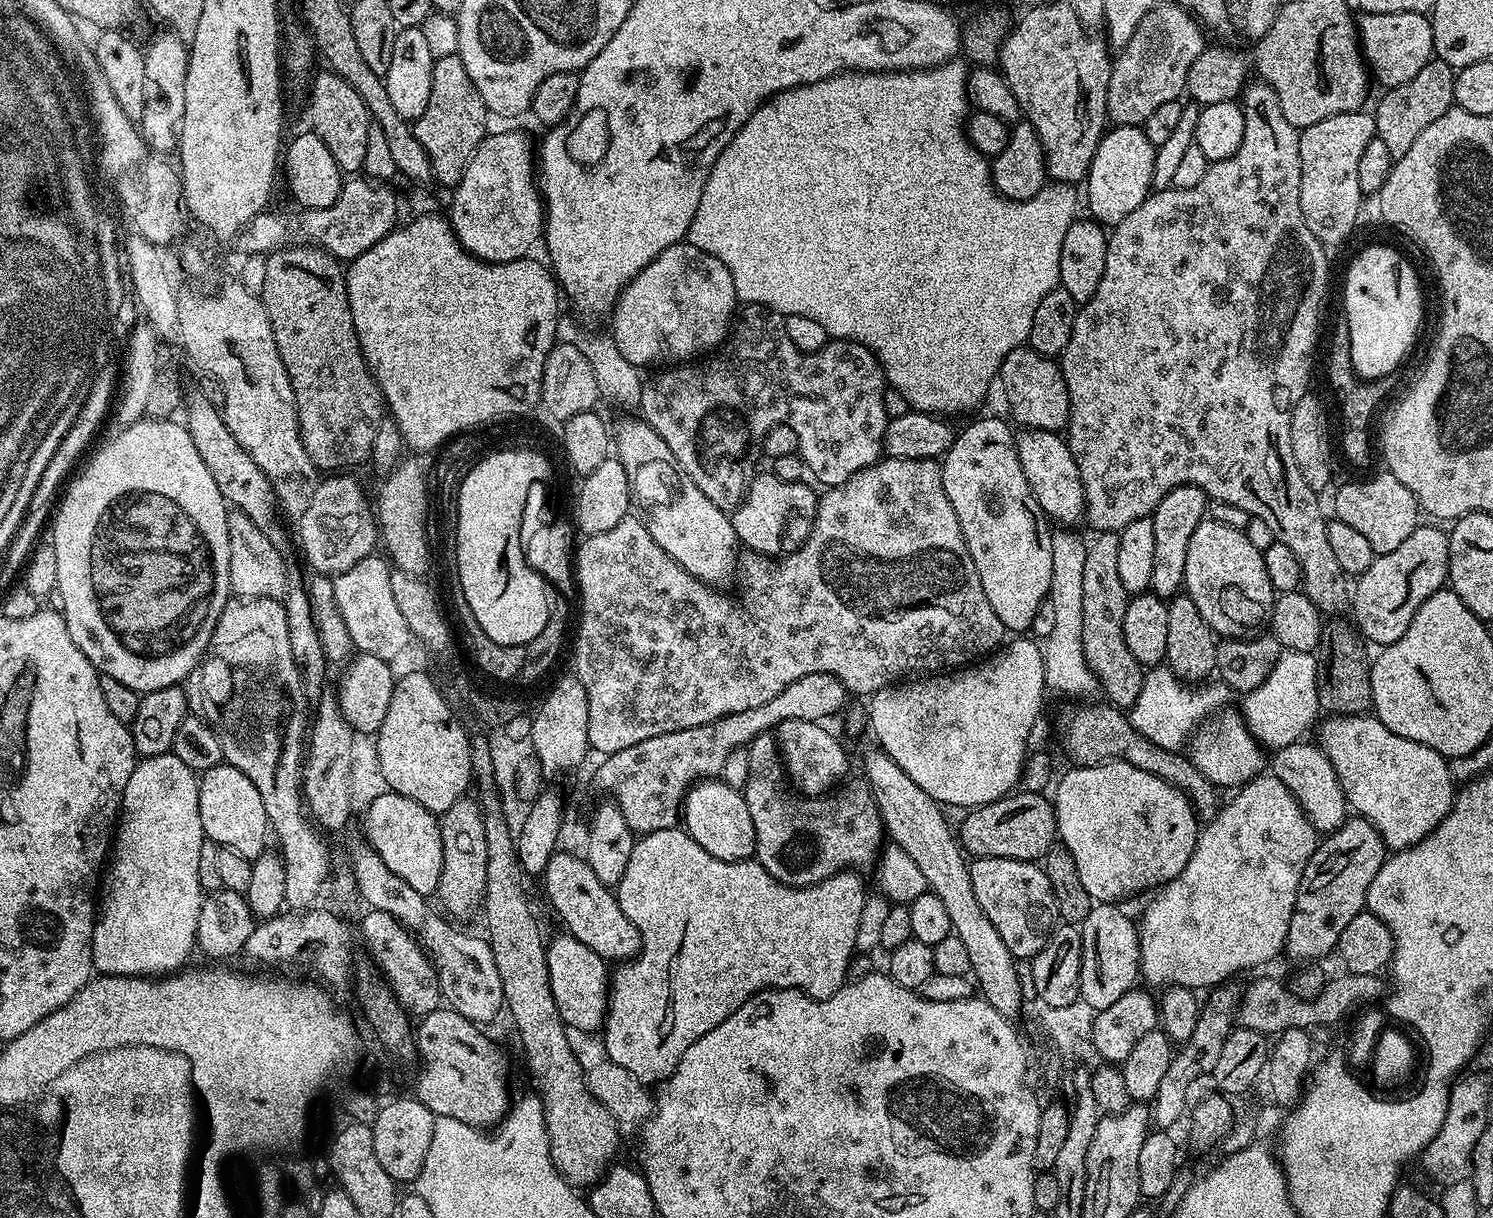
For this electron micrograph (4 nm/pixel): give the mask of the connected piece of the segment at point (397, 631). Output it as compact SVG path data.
M371 554L362 558L356 565L351 566L344 573L333 579L334 598L342 618L346 622L346 630L350 630L352 647L357 653L365 652L374 654L374 658L382 658L389 662L395 661L395 656L400 656L408 648L408 640L413 639L413 634L406 626L406 618L402 618L402 610L398 610L398 602L394 602L394 594L390 590L390 574L392 568L383 555Z

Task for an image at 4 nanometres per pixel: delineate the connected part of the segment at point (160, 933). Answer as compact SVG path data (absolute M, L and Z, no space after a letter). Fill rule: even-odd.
M171 752L143 757L137 763L134 774L130 774L118 827L114 832L114 843L110 848L110 859L102 876L102 903L92 930L92 966L97 973L160 978L183 969L188 955L197 947L196 931L202 899L198 854L205 838L202 814L198 814L199 785L197 773Z

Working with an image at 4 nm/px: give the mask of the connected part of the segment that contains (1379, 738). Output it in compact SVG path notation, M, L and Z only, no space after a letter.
M1372 714L1329 715L1327 719L1320 728L1318 745L1337 772L1347 807L1376 827L1384 840L1385 849L1399 850L1422 842L1422 838L1429 836L1443 822L1446 814L1452 811L1452 801L1456 799L1458 788L1446 757L1430 750L1430 746L1422 746L1422 742L1410 742L1394 734L1394 730L1390 730Z

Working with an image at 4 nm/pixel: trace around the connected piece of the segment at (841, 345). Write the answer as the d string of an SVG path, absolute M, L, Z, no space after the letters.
M761 304L747 305L739 313L728 339L724 341L719 350L699 362L684 362L679 366L668 366L657 372L660 372L657 376L652 376L649 380L647 377L643 381L638 405L639 415L656 431L658 438L662 438L662 442L666 442L666 446L670 446L670 454L674 454L674 458L678 458L682 470L686 470L686 474L690 474L694 486L698 486L698 490L702 490L702 494L706 494L706 498L710 498L710 502L714 502L714 506L719 508L732 510L743 501L752 480L758 475L756 463L762 460L764 435L779 424L790 426L790 430L794 430L794 434L798 434L799 455L802 457L807 471L809 473L816 472L817 481L815 480L815 483L817 485L819 485L818 483L824 484L823 486L828 488L837 488L854 474L861 472L863 468L869 468L870 465L881 459L884 452L884 431L890 417L886 414L886 406L884 405L884 393L886 391L884 365L876 357L875 352L853 340L838 340L835 338L829 339L827 346L817 352L798 350L798 346L794 346L794 342L790 342L790 337L786 335L784 317L775 312L773 308L763 308Z

